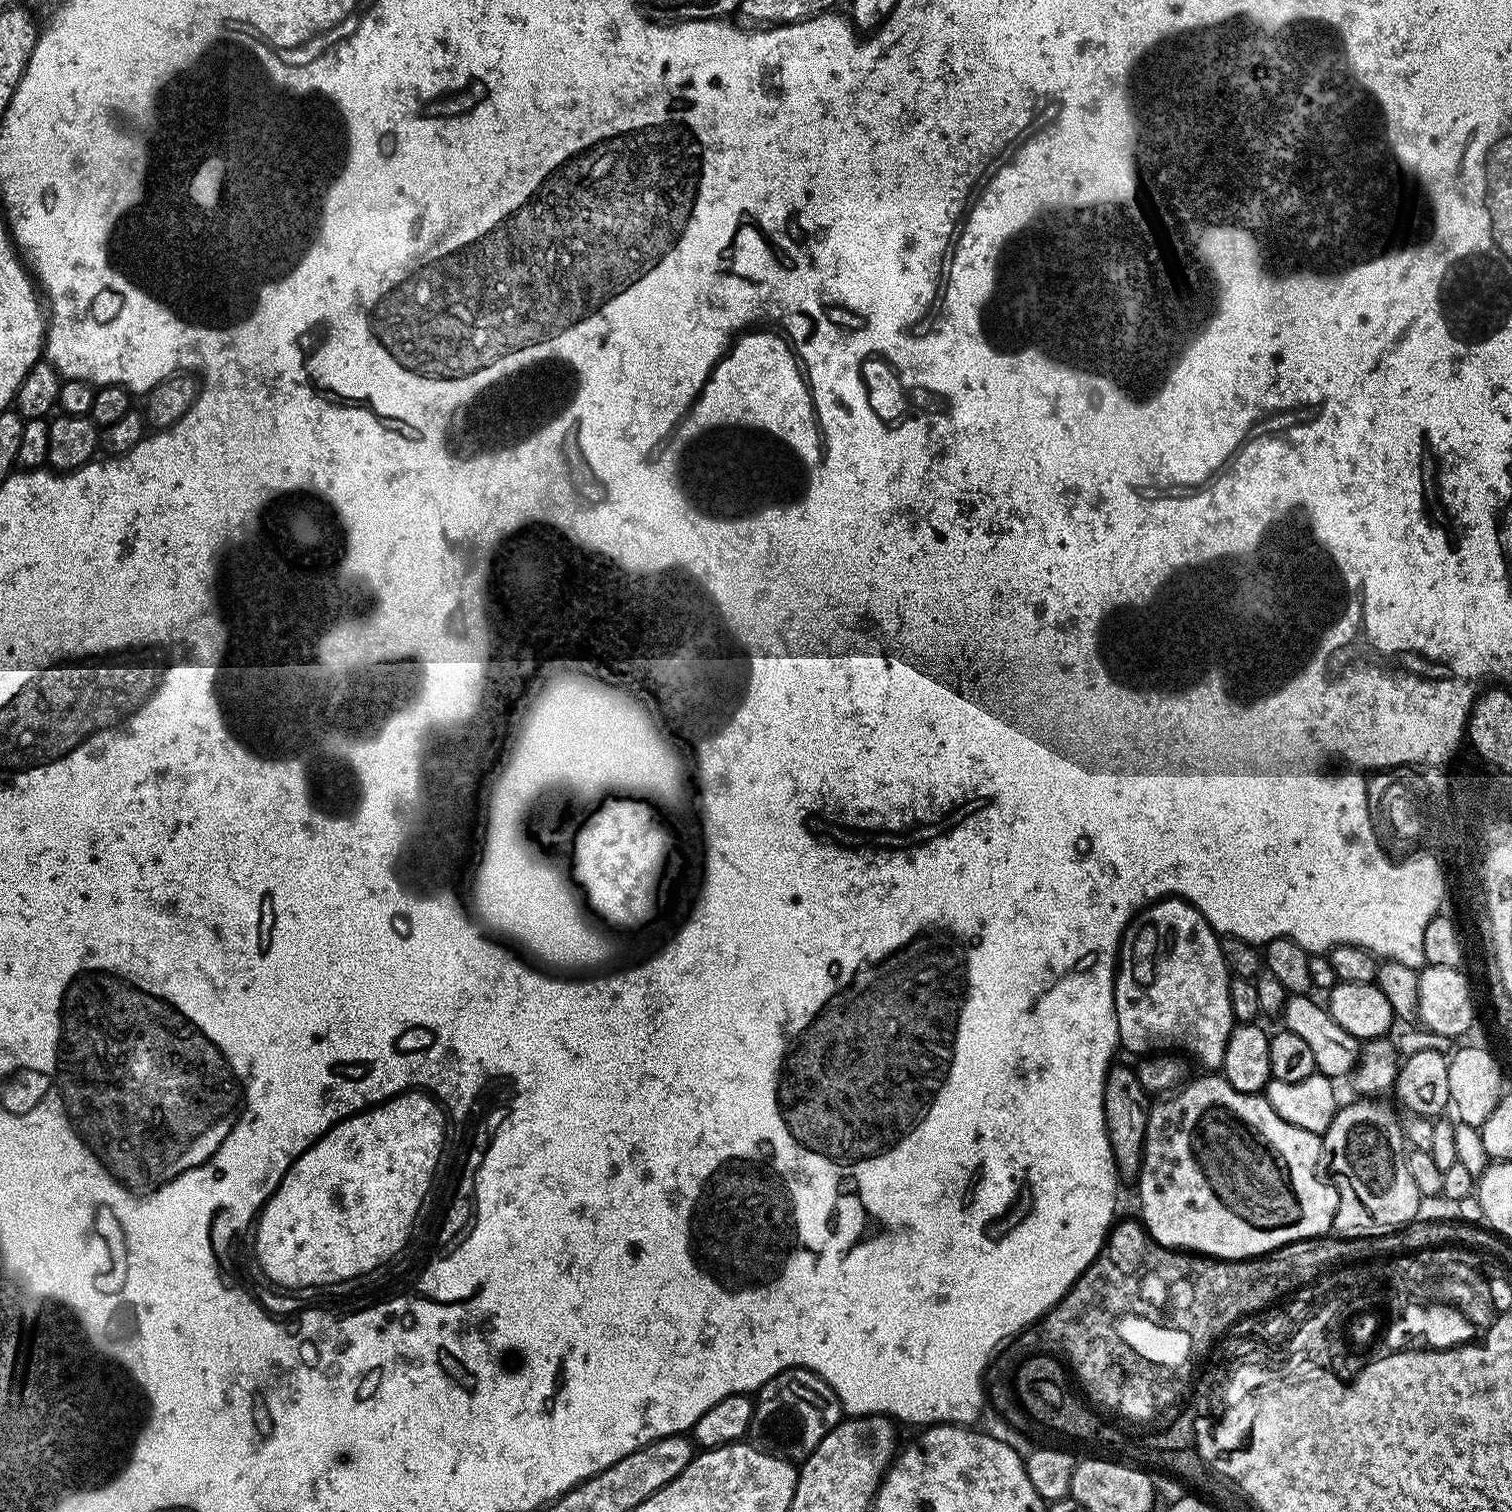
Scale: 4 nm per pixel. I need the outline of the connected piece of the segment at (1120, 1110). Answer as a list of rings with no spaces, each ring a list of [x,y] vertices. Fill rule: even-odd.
[[[1117,1063],[1109,1068],[1104,1087],[1104,1125],[1112,1144],[1112,1157],[1116,1160],[1116,1174],[1121,1181],[1139,1181],[1140,1167],[1144,1161],[1144,1139],[1148,1126],[1149,1093],[1136,1077],[1135,1067]]]

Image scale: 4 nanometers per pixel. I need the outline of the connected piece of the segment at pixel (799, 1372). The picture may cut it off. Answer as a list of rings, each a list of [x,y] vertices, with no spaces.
[[[788,1368],[760,1387],[754,1396],[754,1418],[748,1436],[759,1447],[786,1460],[802,1462],[842,1419],[840,1399],[818,1374],[805,1368]]]

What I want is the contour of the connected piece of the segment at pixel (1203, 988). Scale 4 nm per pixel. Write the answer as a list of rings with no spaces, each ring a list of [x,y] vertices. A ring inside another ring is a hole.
[[[1165,898],[1149,904],[1144,911],[1132,917],[1120,942],[1114,986],[1120,1048],[1139,1054],[1160,1054],[1165,1050],[1189,1052],[1208,1067],[1205,1069],[1223,1069],[1226,1042],[1234,1027],[1229,979],[1230,973],[1222,958],[1220,940],[1202,913],[1188,901],[1179,898]]]

